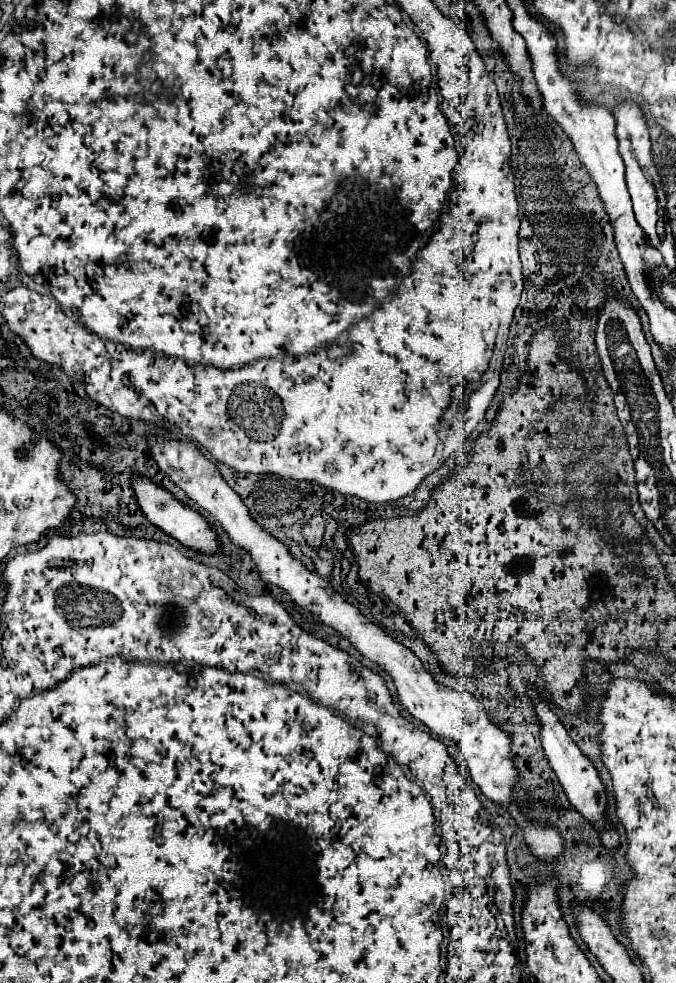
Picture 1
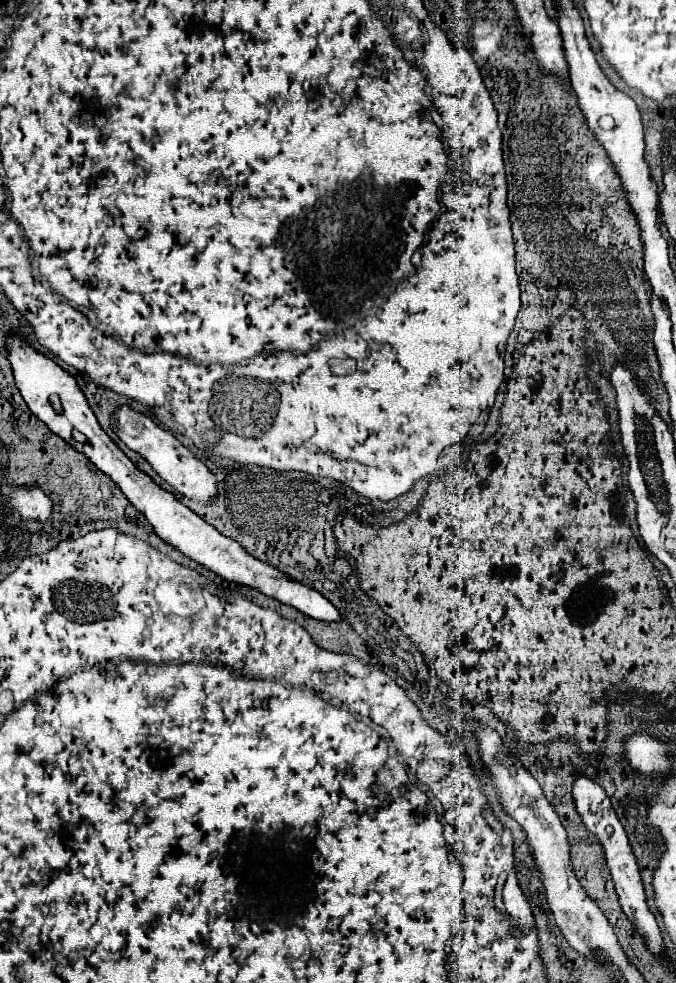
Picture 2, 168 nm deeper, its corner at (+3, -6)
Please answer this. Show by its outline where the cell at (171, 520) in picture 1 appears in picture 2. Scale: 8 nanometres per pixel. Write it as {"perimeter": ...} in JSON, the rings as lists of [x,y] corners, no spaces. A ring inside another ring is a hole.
{"perimeter":[[[15,333],[7,335],[5,347],[7,347],[7,359],[11,363],[17,389],[21,391],[31,413],[37,419],[41,419],[55,435],[59,435],[71,447],[75,447],[77,451],[87,455],[99,471],[109,475],[115,481],[115,485],[127,495],[127,499],[149,519],[149,523],[155,527],[155,533],[163,541],[177,547],[183,555],[205,565],[207,569],[221,575],[223,579],[257,589],[259,593],[265,593],[267,597],[273,597],[289,607],[295,607],[297,611],[301,611],[303,615],[307,615],[311,619],[329,621],[329,623],[343,621],[341,611],[327,597],[323,597],[317,589],[303,585],[301,581],[293,581],[279,569],[245,553],[237,541],[221,535],[215,527],[211,527],[199,515],[195,515],[189,507],[185,507],[173,493],[161,489],[149,475],[139,471],[125,457],[125,453],[109,439],[109,435],[101,429],[101,425],[97,423],[97,419],[95,419],[91,407],[87,405],[87,399],[81,393],[75,379],[67,371],[63,371],[53,359],[39,353],[33,345],[29,345],[25,339],[21,339]]]}

